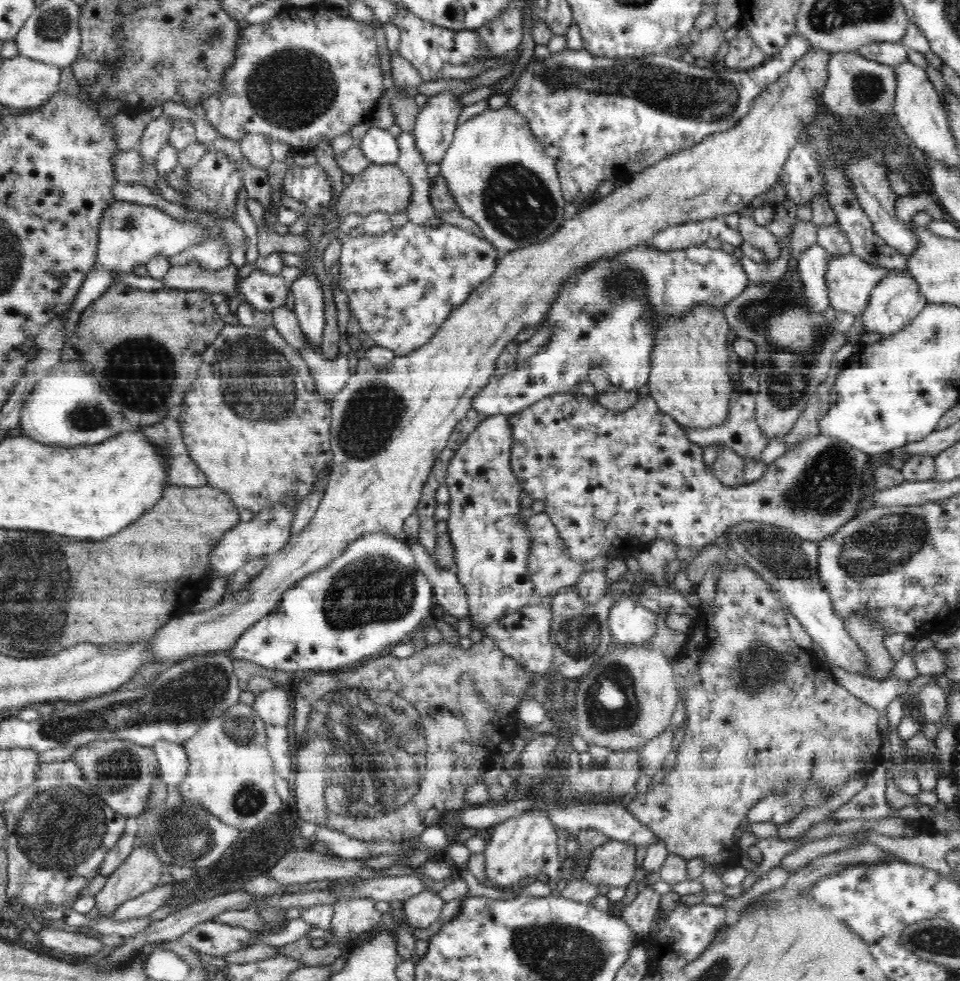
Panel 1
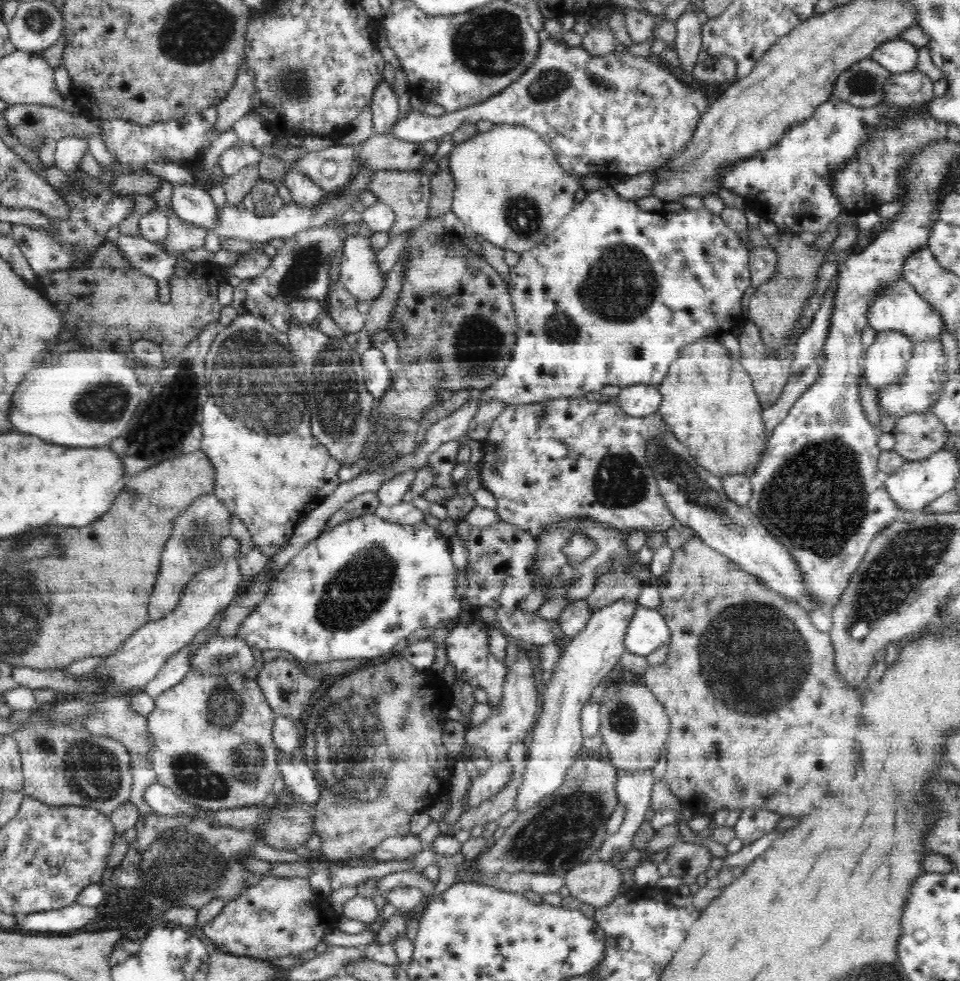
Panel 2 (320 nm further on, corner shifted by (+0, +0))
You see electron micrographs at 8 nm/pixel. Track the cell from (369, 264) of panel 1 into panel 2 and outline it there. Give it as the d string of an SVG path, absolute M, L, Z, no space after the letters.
M348 235L338 263L340 285L358 301L372 302L384 292L387 276L380 273L376 252L370 246L370 237Z

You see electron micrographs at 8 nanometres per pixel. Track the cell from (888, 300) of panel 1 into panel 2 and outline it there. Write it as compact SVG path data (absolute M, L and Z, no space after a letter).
M878 331L874 343L868 348L863 366L868 386L878 391L896 384L908 368L913 348L913 343L901 332Z

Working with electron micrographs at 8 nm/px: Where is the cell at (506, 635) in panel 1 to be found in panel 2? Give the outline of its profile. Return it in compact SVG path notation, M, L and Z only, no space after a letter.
M518 649L517 661L507 668L505 685L502 690L502 704L492 710L485 722L467 730L467 748L482 748L486 752L487 762L496 765L504 760L512 743L520 743L526 734L536 725L538 715L538 690L534 681L534 672L526 649Z

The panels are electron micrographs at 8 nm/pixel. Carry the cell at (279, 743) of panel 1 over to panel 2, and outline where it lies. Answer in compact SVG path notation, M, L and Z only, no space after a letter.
M279 752L280 774L282 775L286 789L292 792L299 800L306 804L316 806L320 798L320 784L304 762L292 762L292 756Z

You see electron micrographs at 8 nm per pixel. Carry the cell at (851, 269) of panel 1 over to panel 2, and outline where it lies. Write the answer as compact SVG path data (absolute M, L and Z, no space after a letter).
M904 278L878 293L878 298L870 304L870 310L866 314L866 322L877 332L884 332L884 330L901 332L909 338L913 345L929 342L932 338L940 338L940 334L944 330L940 313L916 293L916 289Z

